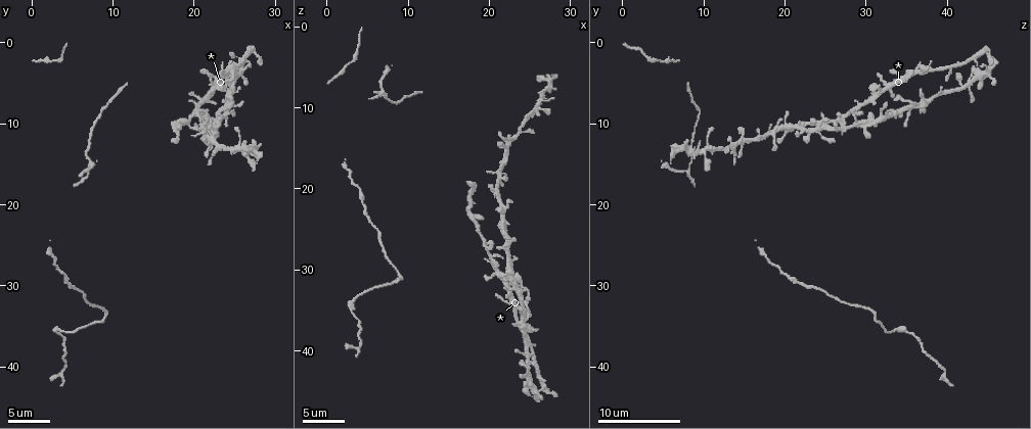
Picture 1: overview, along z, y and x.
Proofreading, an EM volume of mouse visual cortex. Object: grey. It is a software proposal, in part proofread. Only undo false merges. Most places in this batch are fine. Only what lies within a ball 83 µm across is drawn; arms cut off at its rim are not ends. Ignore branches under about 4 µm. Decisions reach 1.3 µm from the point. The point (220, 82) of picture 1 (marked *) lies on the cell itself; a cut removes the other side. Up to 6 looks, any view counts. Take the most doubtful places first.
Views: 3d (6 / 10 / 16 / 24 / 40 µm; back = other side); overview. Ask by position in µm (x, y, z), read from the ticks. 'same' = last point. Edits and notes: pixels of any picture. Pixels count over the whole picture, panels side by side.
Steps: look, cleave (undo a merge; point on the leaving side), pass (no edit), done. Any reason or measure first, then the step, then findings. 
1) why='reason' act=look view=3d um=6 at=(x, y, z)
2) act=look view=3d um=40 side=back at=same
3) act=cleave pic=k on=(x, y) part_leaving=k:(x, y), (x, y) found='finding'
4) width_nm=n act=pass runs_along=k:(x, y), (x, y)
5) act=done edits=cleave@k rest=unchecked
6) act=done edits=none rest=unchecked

why='four or more arms meet' act=look view=3d um=6 at=(22.2, 11.8, 14.6)

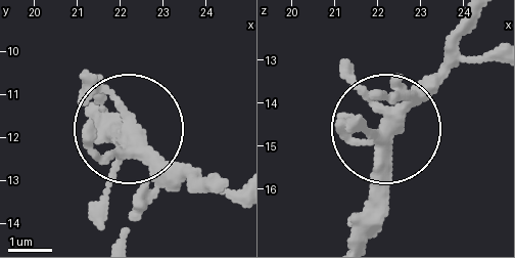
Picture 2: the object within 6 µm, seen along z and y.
width_nm=310 act=pass runs_along=2:(111, 113), (188, 179) found='one cell here'

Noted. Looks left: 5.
why='looks like a crossing' act=look view=3d um=6 at=(6.6, 15.8, 8.0)

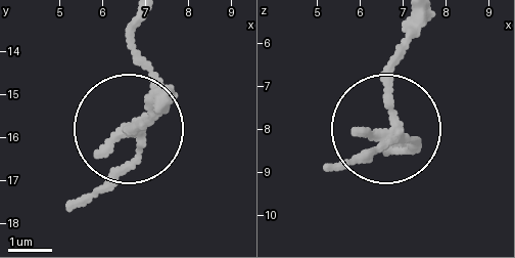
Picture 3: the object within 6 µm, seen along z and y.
act=look view=3d um=6 side=back at=same

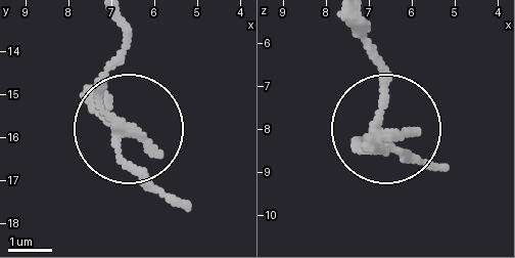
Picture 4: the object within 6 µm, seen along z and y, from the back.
act=cleave pic=4 on=(101, 74) found='two cells meet here'

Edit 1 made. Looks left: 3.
why='four-way junction' act=look view=3d um=10 at=(26.2, 13.6, 10.0)

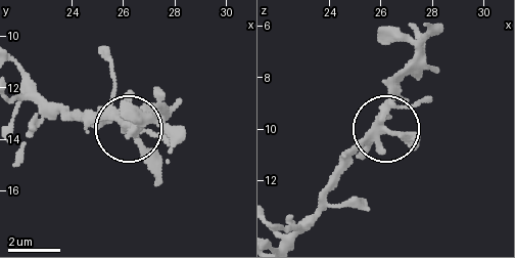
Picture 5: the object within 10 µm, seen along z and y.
why='other side' act=look view=3d um=10 side=back at=same

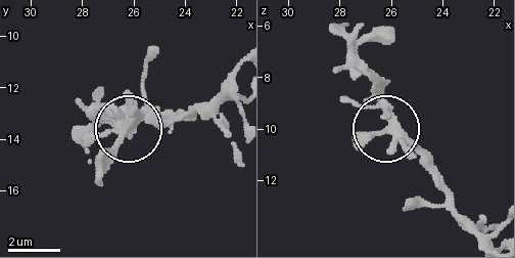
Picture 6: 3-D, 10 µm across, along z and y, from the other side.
width_nm=260 act=pass found='continuous, no second cell'

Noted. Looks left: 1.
act=done edits=cleave@4 rest=unchecked

